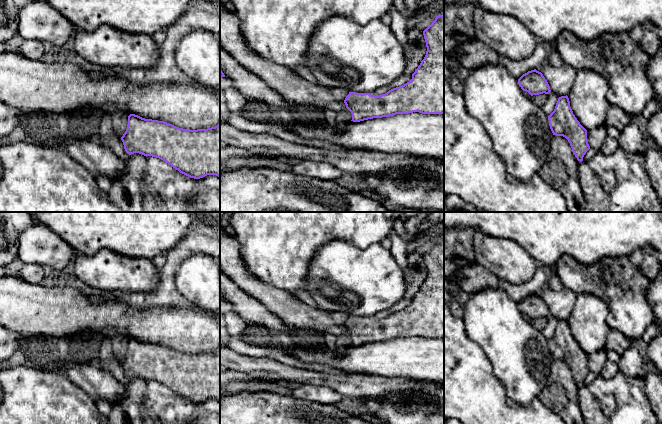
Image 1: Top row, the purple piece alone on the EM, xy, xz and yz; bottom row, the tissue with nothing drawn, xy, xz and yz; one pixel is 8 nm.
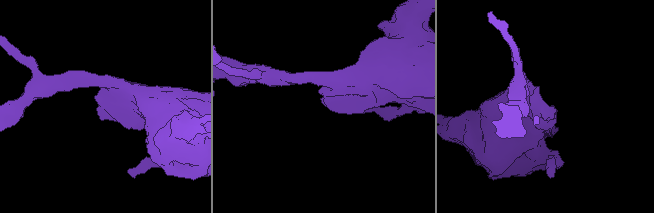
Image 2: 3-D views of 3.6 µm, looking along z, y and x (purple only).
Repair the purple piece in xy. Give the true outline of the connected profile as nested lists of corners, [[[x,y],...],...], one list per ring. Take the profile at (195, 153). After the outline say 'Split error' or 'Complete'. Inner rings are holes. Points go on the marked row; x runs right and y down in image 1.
[[[130,114],[121,140],[129,155],[139,153],[159,158],[190,178],[200,179],[207,175],[220,177],[220,126],[187,130],[164,121]]]. Complete

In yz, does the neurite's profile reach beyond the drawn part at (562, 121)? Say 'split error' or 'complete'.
complete

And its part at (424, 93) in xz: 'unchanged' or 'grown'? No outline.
unchanged

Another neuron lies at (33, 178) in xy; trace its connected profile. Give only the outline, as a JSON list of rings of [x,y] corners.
[[[29,140],[0,145],[0,212],[124,212],[102,191],[96,177],[63,149]]]

